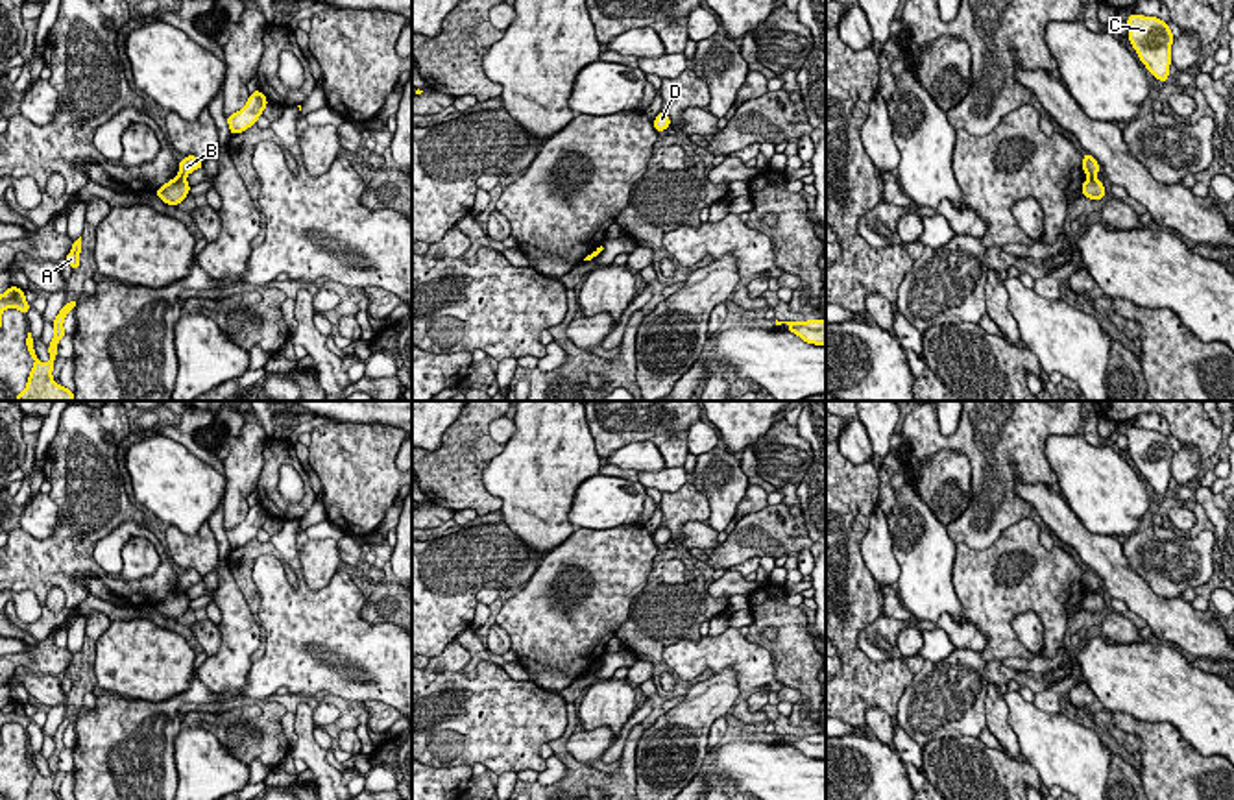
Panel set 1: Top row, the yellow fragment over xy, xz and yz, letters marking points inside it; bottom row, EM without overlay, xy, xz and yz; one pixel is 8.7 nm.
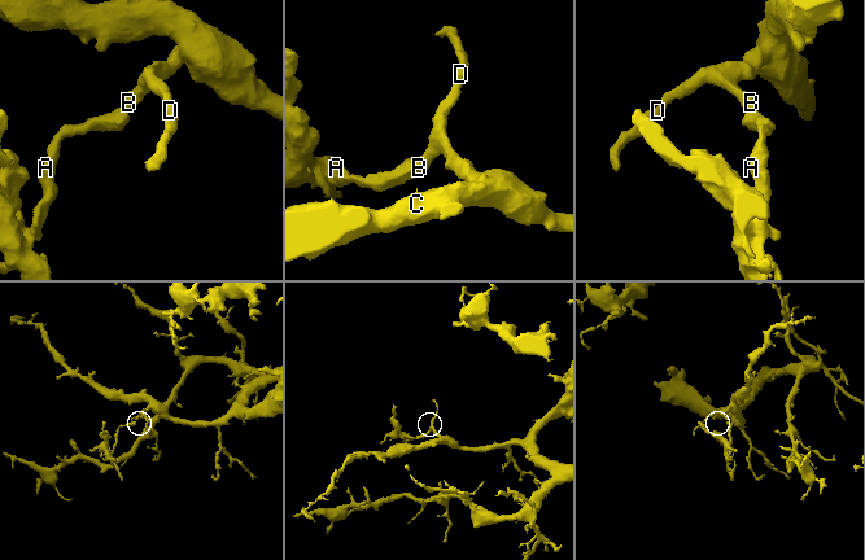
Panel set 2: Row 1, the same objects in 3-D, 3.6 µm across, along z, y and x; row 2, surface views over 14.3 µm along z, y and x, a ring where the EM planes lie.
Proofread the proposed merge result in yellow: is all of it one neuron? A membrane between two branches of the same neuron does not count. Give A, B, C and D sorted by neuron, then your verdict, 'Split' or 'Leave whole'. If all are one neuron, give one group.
Groups: A / B C D. Split

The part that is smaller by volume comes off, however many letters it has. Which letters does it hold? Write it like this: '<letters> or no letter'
A

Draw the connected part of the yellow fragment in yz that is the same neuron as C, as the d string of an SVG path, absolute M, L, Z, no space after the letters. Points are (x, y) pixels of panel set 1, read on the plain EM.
M1132 427L1127 432L1129 455L1145 482L1160 495L1169 495L1173 447L1169 438L1156 430Z

